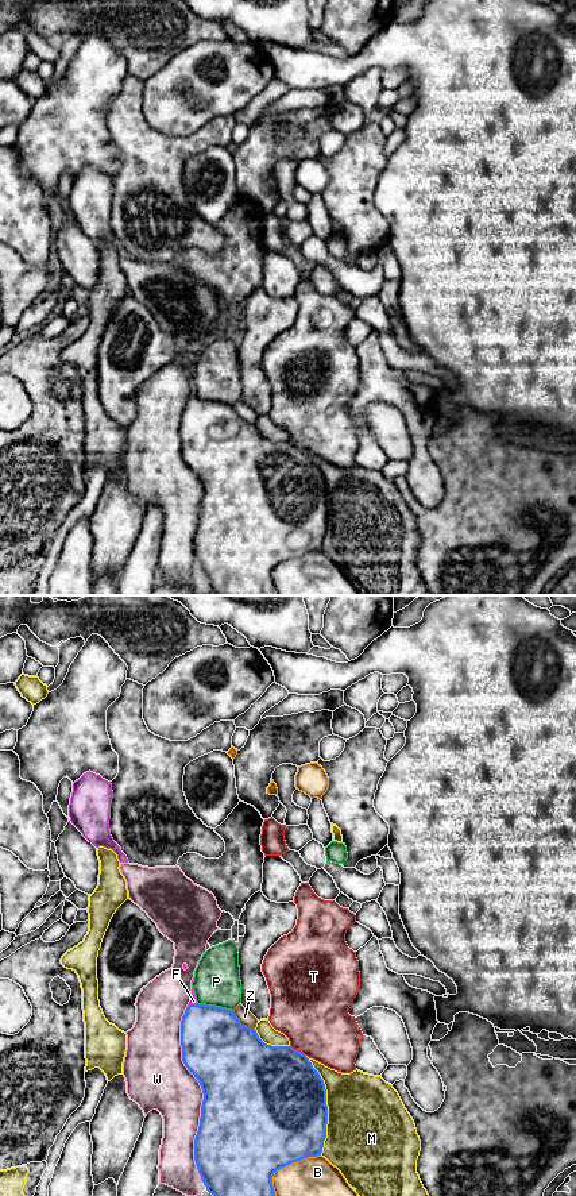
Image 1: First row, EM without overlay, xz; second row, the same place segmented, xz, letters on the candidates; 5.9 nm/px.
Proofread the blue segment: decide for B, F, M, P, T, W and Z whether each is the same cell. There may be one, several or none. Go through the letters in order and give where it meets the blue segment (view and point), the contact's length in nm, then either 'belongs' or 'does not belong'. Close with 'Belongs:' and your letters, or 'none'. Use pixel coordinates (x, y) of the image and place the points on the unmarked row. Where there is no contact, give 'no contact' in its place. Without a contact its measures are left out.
B: meets blue in xz at (283, 562); contact 380 nm long; does not belong
F: meets blue in xz at (192, 400); contact 50 nm long; belongs
M: meets blue in xz at (327, 501); contact 600 nm long; does not belong
P: meets blue in xz at (215, 401); contact 220 nm long; does not belong
T: meets blue in xz at (297, 446); contact 120 nm long; does not belong
W: meets blue in xz at (203, 487); contact 1050 nm long; does not belong
Z: meets blue in xz at (240, 419); contact 170 nm long; does not belong
Belongs: F

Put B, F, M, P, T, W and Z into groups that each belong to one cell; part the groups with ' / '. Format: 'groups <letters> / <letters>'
groups B / F / M / P / T / W / Z

